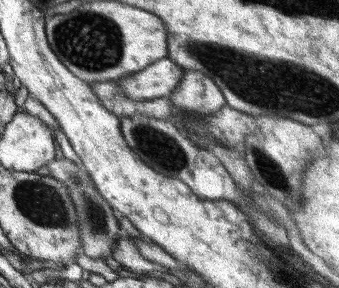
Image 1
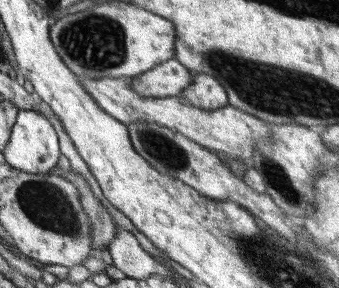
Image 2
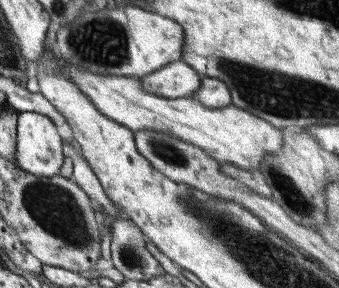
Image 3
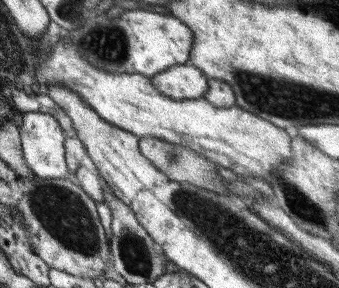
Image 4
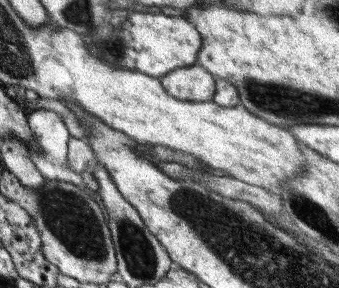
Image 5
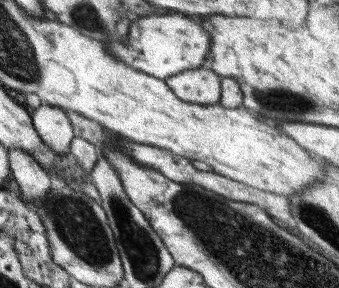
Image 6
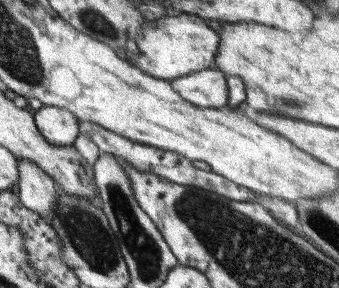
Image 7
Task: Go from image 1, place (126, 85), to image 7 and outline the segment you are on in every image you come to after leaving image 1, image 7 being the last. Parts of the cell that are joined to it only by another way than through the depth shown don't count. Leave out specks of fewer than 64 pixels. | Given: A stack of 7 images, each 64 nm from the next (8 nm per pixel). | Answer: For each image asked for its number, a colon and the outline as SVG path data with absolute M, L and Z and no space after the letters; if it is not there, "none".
2: M165 60L153 70L141 76L129 78L129 88L133 94L143 98L175 98L191 82L191 72L185 70L177 60Z
3: M181 60L151 72L149 76L139 78L141 90L145 94L155 94L161 98L187 98L199 88L199 74L195 74L187 64Z
4: M175 64L173 68L149 78L149 84L173 100L201 98L207 90L207 78L191 64Z
5: M185 66L177 68L175 72L161 76L161 88L165 94L171 94L177 100L189 100L189 102L203 102L213 98L213 80L203 66Z
6: M203 66L195 70L185 70L165 80L165 86L183 102L191 104L217 104L221 98L219 80L215 74L205 70Z
7: M201 70L169 80L171 88L187 102L201 108L223 108L227 104L225 76L217 70Z

